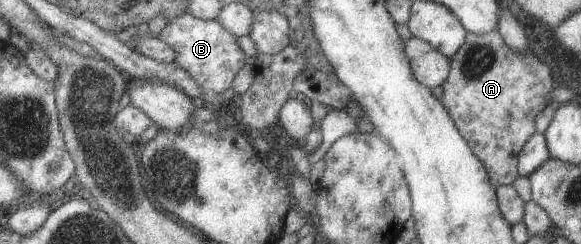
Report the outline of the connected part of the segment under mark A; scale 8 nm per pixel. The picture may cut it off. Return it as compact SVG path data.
M497 30L483 34L466 32L464 43L451 57L450 71L440 85L443 91L440 103L472 153L482 162L494 189L510 185L517 178L518 154L524 142L535 132L534 117L550 103L552 82L550 70L540 58L532 51L523 54L512 51Z

